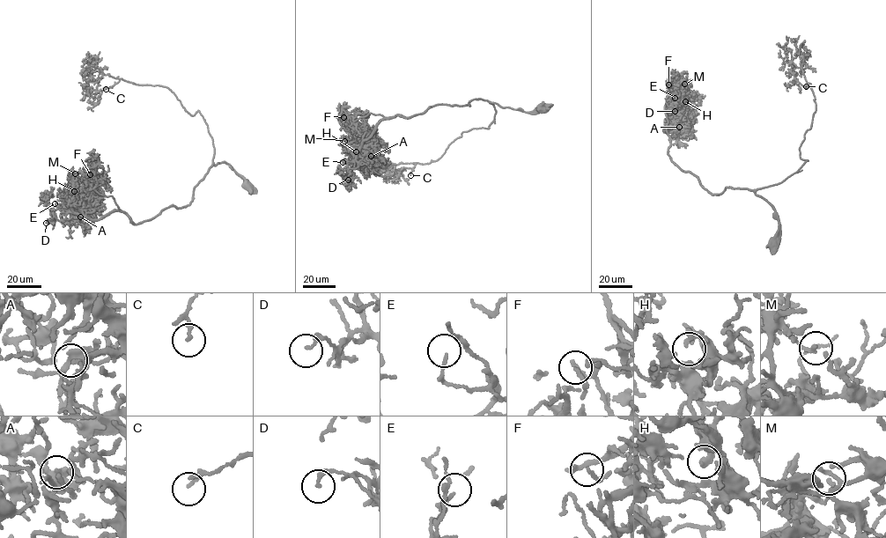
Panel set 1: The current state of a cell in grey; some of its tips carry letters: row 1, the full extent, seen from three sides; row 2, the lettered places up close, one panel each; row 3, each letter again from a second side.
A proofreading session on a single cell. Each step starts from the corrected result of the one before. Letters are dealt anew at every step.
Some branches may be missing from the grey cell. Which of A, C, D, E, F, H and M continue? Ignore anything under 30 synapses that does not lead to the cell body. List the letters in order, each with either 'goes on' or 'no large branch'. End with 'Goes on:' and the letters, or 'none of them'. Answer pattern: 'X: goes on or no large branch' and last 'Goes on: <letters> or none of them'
A: no large branch
C: goes on
D: no large branch
E: no large branch
F: no large branch
H: goes on
M: no large branch
Goes on: C, H

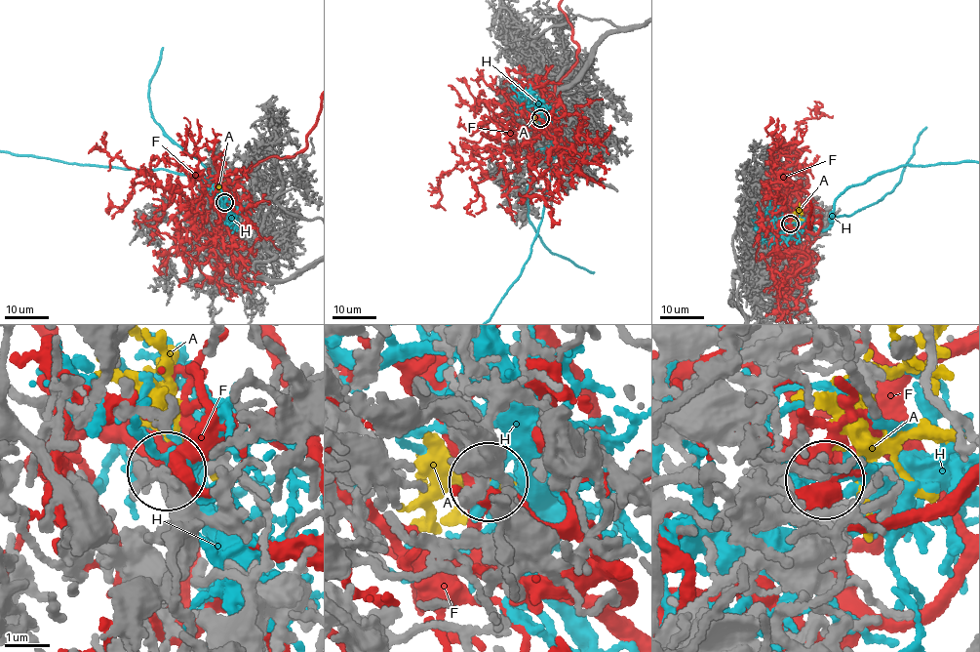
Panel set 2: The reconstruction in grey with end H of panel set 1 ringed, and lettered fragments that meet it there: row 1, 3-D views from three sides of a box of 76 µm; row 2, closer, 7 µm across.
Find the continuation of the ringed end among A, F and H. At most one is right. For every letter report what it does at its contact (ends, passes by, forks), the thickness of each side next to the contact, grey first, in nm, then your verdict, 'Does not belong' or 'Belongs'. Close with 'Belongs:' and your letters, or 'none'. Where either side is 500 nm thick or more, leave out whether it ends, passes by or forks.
A: It passes by. Thickness 280 nm (grey) against 150 nm. Belongs
F: It forks there. Thickness 220 nm (grey) against 420 nm. Does not belong
H: It ends there. Thickness 280 nm (grey) against 200 nm. Does not belong
Belongs: A

